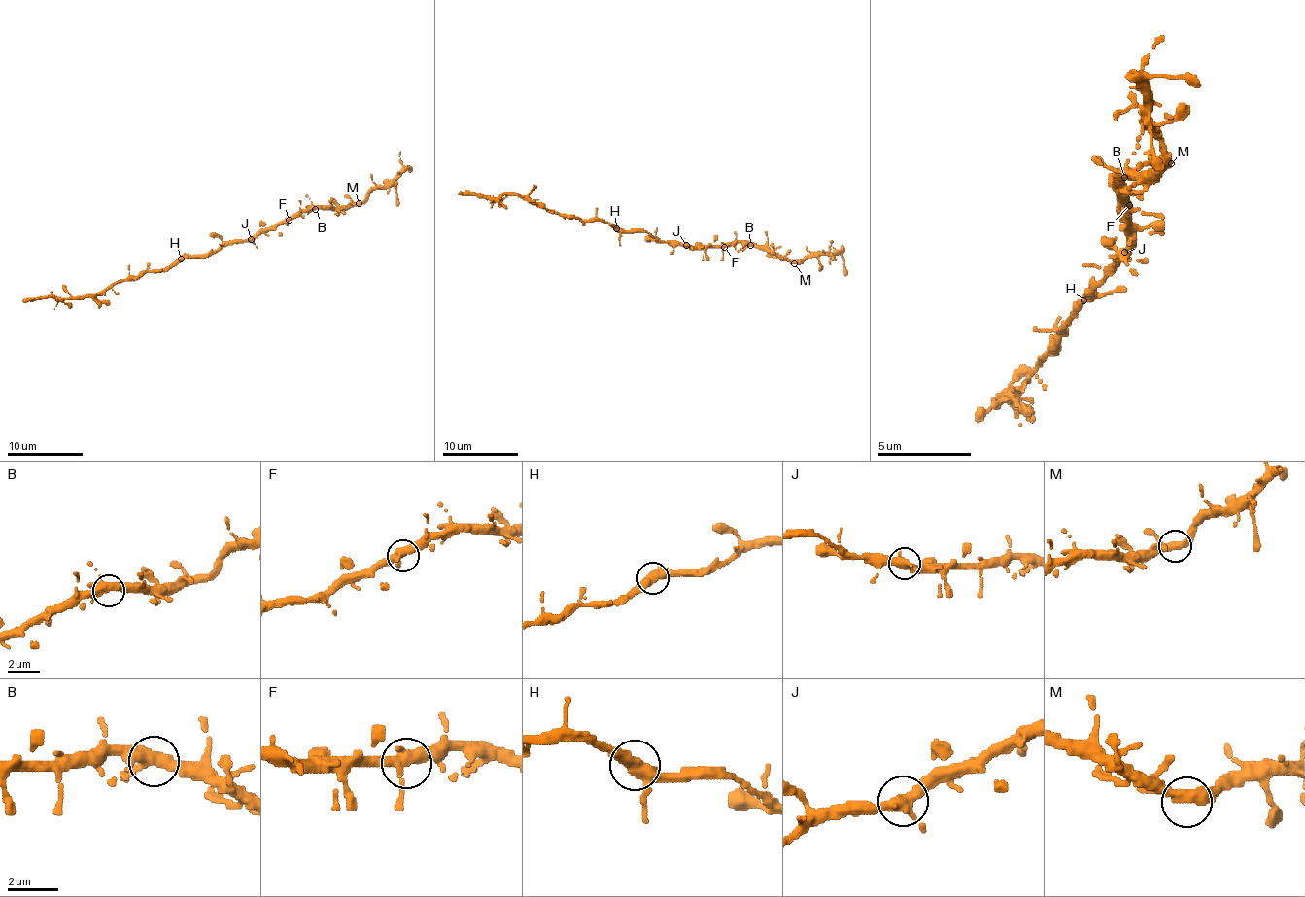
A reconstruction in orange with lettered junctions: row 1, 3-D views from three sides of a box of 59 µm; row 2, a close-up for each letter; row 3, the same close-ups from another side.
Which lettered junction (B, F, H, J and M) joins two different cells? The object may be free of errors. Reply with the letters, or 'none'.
none

